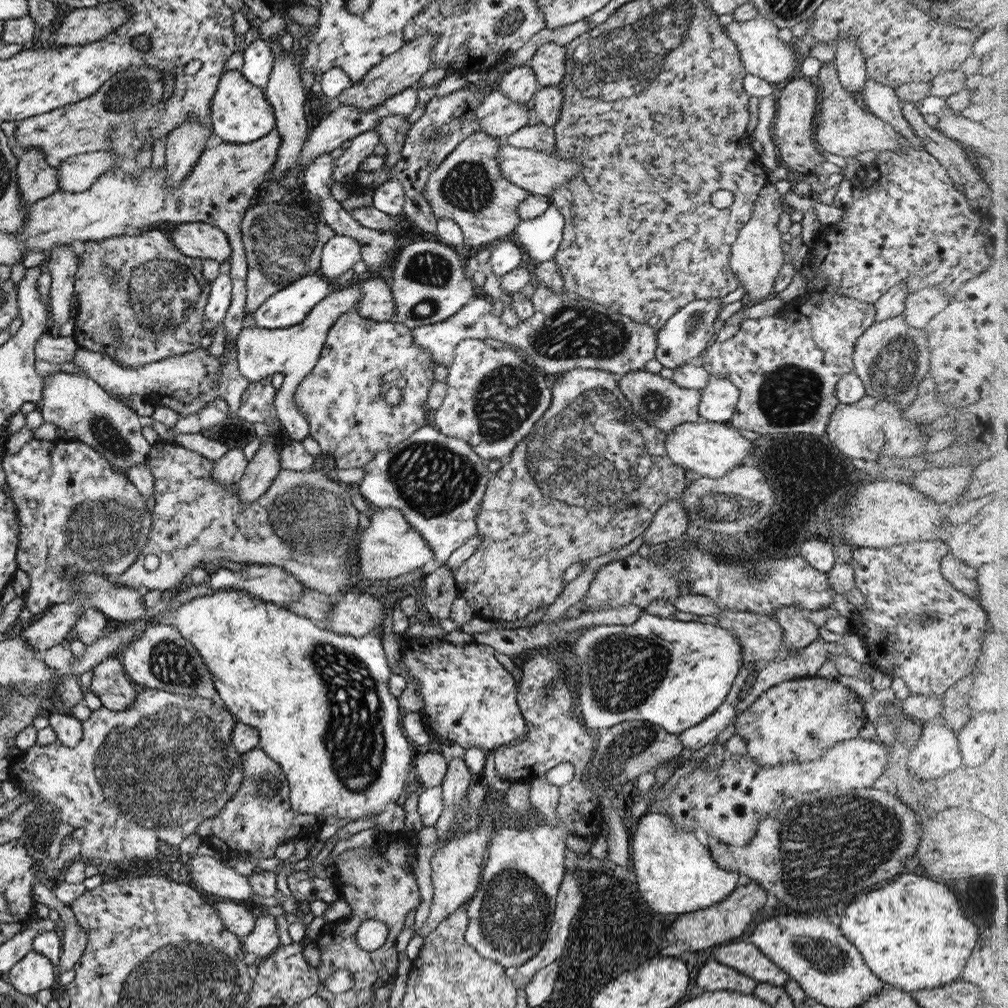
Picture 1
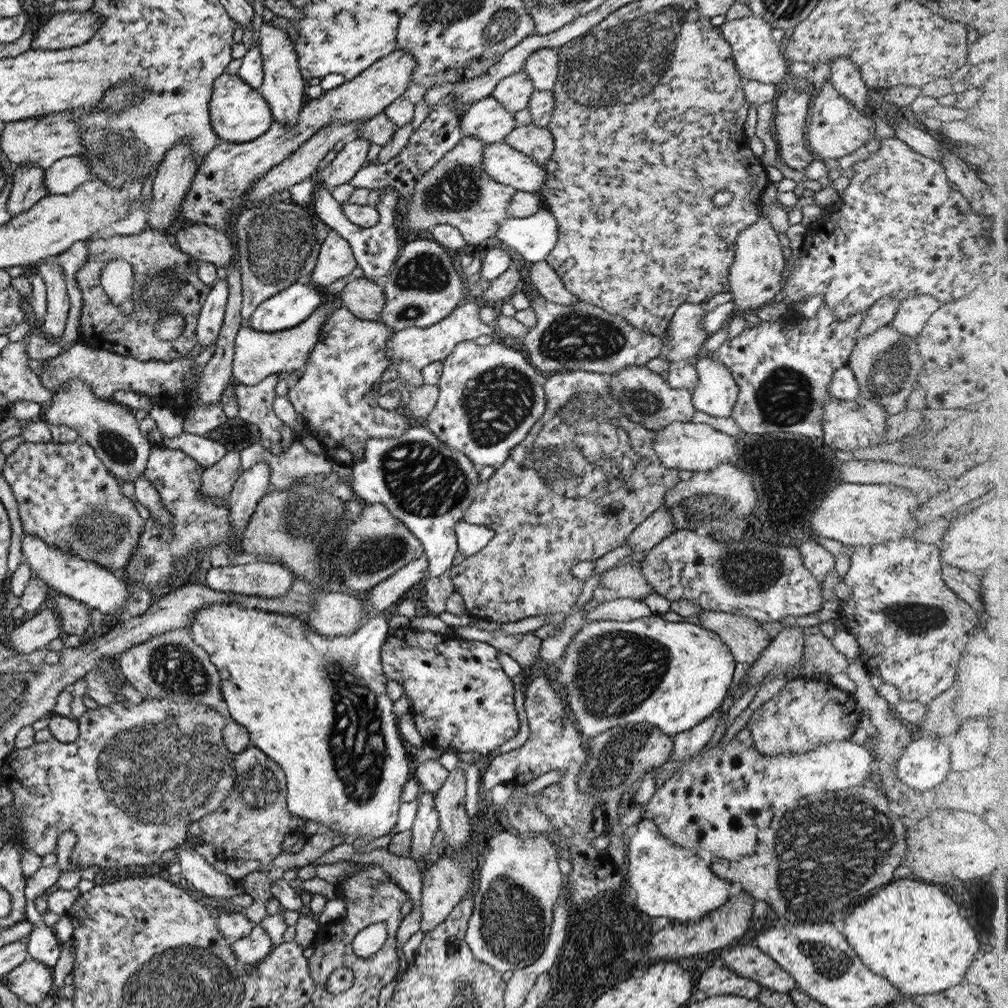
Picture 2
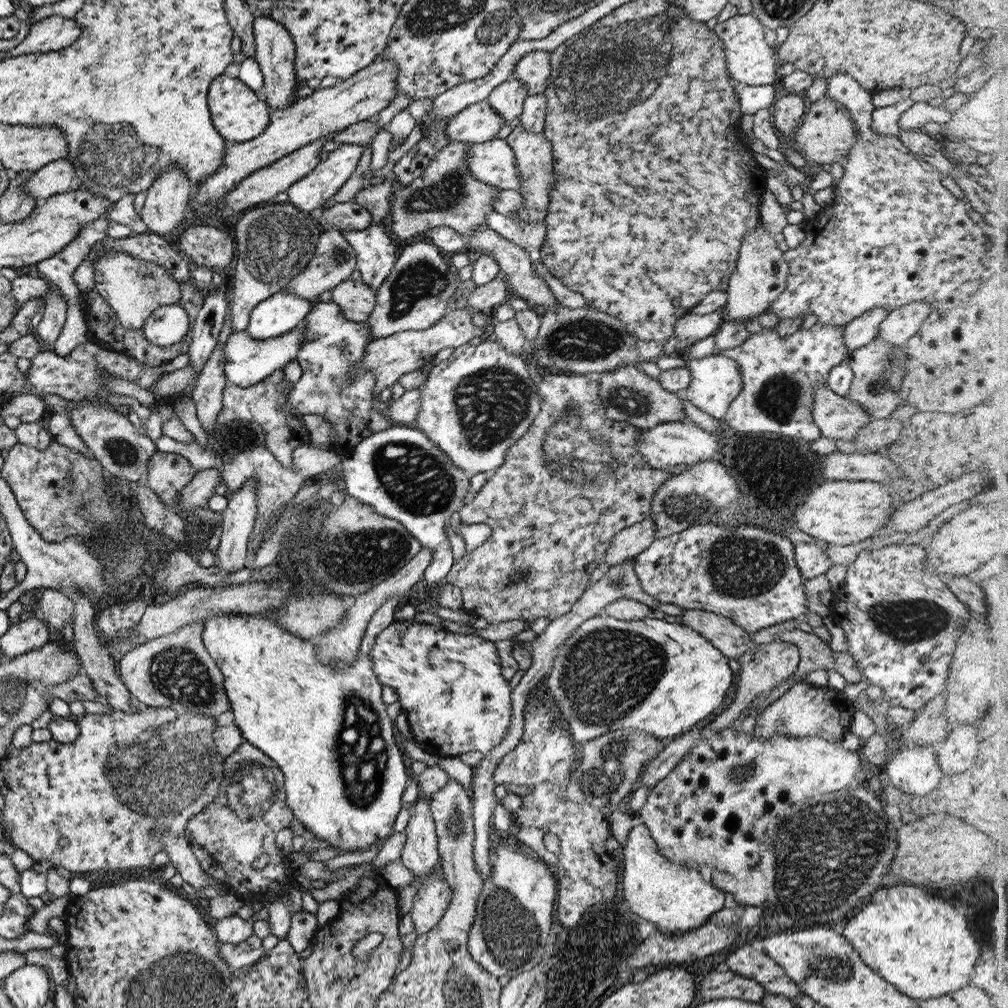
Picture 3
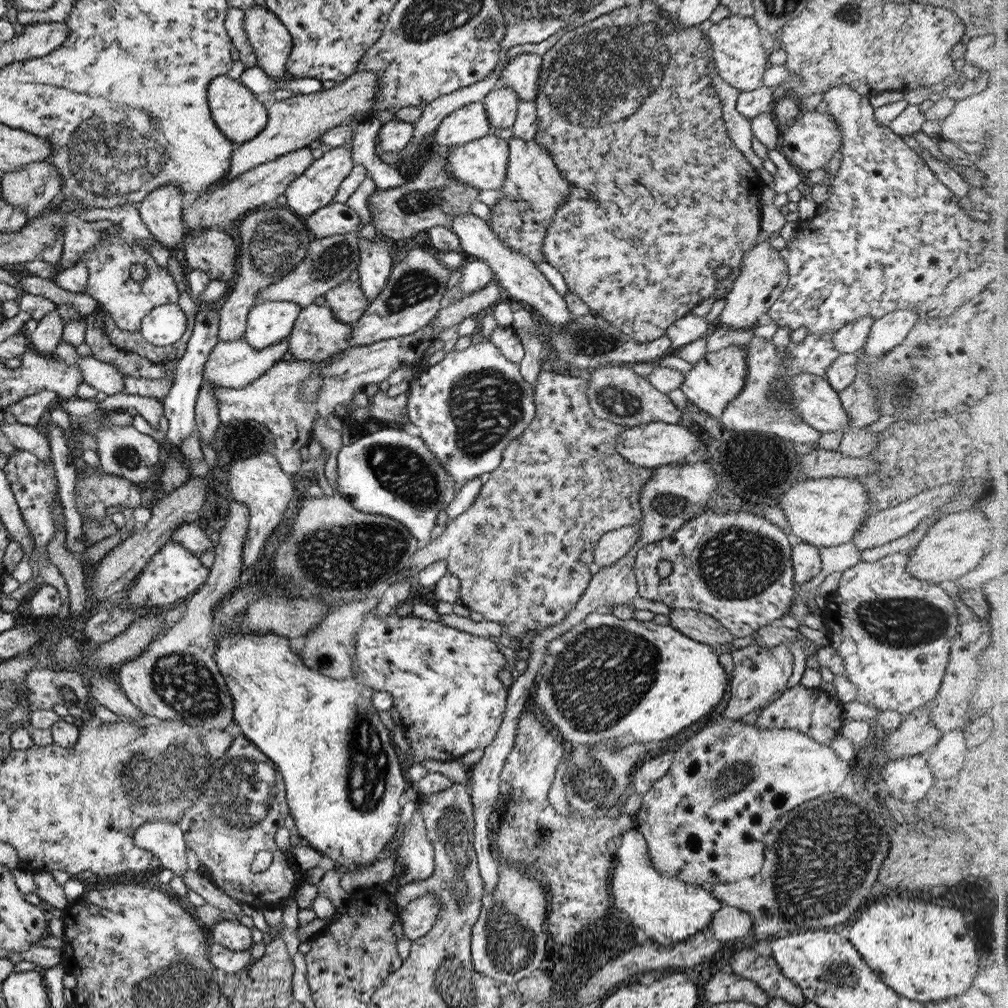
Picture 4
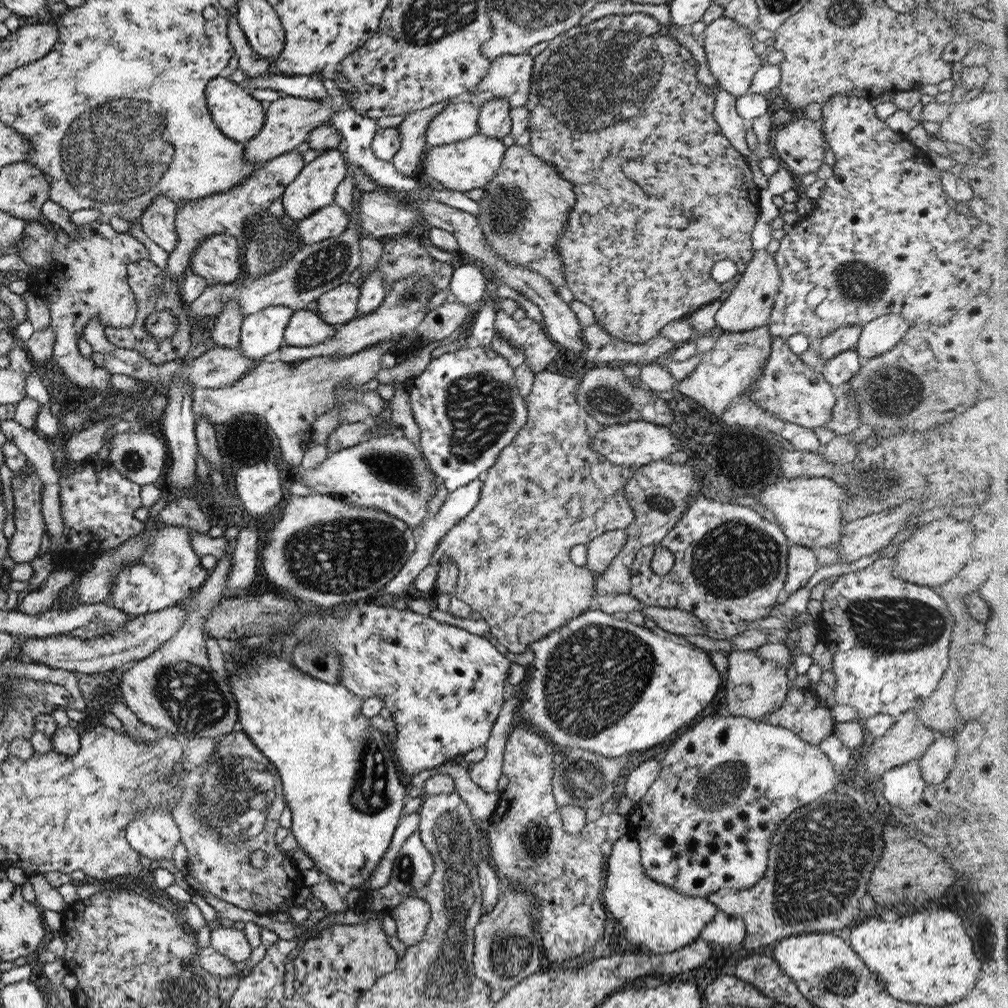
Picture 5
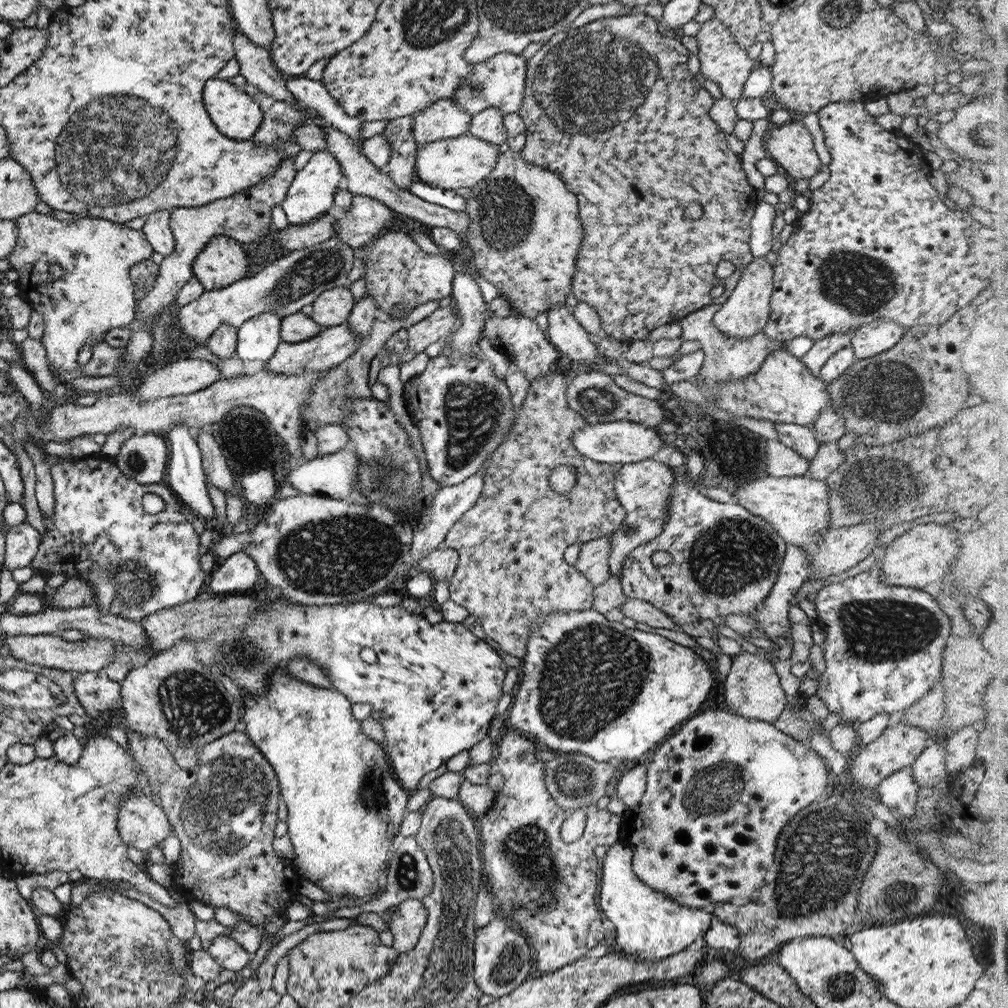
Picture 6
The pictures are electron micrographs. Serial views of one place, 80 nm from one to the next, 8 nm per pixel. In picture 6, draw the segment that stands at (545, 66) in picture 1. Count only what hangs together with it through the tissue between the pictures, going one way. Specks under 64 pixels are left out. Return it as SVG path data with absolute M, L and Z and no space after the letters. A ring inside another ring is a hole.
M500 53L491 58L471 64L471 71L459 83L459 89L451 95L451 102L472 116L487 108L495 108L505 116L517 113L523 99L525 86L525 62L521 55Z

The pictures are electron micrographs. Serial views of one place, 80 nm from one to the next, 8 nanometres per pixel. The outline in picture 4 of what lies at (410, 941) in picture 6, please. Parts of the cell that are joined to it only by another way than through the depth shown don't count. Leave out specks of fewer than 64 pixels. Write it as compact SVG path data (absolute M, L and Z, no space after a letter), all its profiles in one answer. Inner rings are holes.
M421 895L410 900L405 906L396 909L405 938L415 940L422 937L435 921L440 902L435 895Z

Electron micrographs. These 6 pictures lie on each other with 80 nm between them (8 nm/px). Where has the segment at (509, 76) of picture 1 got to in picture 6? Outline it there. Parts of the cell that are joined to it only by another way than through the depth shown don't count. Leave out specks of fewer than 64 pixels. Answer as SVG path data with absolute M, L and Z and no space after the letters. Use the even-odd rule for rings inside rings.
M487 108L470 118L467 134L499 145L506 140L506 130L503 124L503 114L495 108Z

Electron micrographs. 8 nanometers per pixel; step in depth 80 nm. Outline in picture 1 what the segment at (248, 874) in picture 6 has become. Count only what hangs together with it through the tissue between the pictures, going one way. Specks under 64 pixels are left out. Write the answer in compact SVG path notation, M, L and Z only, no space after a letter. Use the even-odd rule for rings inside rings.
M257 747L241 753L240 757L243 780L221 811L196 826L195 834L201 843L212 845L219 853L245 854L250 857L262 854L263 858L269 858L274 856L277 845L296 840L303 826L320 826L319 818L311 818L290 807L286 776L272 758Z

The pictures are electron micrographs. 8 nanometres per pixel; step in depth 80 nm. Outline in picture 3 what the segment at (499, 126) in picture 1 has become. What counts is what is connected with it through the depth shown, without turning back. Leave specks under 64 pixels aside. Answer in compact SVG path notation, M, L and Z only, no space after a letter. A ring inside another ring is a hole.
M486 101L461 110L445 122L444 136L451 141L466 142L471 145L487 142L497 136L497 132L507 122Z

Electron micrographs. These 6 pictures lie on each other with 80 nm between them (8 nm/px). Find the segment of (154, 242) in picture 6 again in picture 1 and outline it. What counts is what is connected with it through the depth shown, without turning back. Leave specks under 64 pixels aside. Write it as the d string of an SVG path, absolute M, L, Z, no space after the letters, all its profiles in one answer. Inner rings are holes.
M189 119L168 132L163 164L166 182L164 185L168 189L174 189L193 170L211 133L210 127L197 119Z

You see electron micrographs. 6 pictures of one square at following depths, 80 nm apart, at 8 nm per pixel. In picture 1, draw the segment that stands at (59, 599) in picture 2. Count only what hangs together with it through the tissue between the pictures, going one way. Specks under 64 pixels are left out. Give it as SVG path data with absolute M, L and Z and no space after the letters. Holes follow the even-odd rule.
M91 606L82 608L80 617L75 621L71 637L80 640L85 646L95 643L113 624L103 613Z

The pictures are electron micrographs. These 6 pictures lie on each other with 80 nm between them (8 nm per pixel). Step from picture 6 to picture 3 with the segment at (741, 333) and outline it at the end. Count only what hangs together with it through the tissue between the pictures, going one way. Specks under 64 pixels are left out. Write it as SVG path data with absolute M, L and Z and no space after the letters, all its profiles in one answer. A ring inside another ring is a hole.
M755 227L741 241L736 258L736 265L731 273L726 288L726 303L724 304L723 321L740 324L739 320L758 318L767 311L770 304L785 288L788 273L787 263L782 257L781 250L773 240L772 233L766 228Z

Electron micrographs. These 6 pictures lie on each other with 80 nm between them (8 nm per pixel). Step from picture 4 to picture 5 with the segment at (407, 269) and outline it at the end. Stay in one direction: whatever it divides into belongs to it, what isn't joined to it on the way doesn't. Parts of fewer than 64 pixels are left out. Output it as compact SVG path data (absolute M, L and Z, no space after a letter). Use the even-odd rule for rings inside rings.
M411 275L410 277L395 279L388 293L384 293L381 304L373 312L367 316L353 317L349 322L338 325L334 336L321 344L315 346L287 346L282 344L278 348L280 351L279 361L294 365L301 359L353 354L384 340L384 338L389 338L389 336L396 338L410 334L428 314L427 302L431 300L433 294L434 288L425 277Z

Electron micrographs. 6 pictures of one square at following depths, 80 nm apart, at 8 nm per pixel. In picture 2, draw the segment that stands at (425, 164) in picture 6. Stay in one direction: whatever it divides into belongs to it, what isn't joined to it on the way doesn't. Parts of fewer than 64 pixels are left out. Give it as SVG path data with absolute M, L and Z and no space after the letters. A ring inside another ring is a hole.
M507 143L485 144L479 169L491 180L523 192L540 192L545 183L545 166L511 148Z

